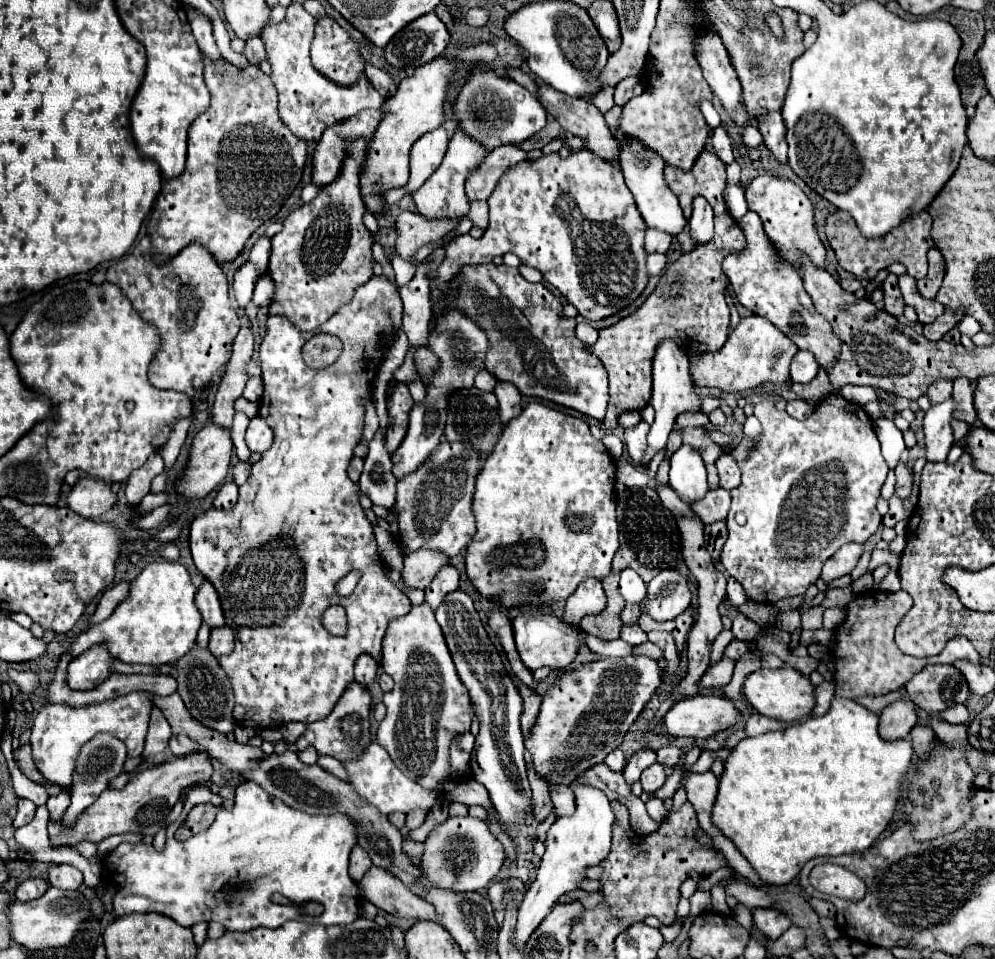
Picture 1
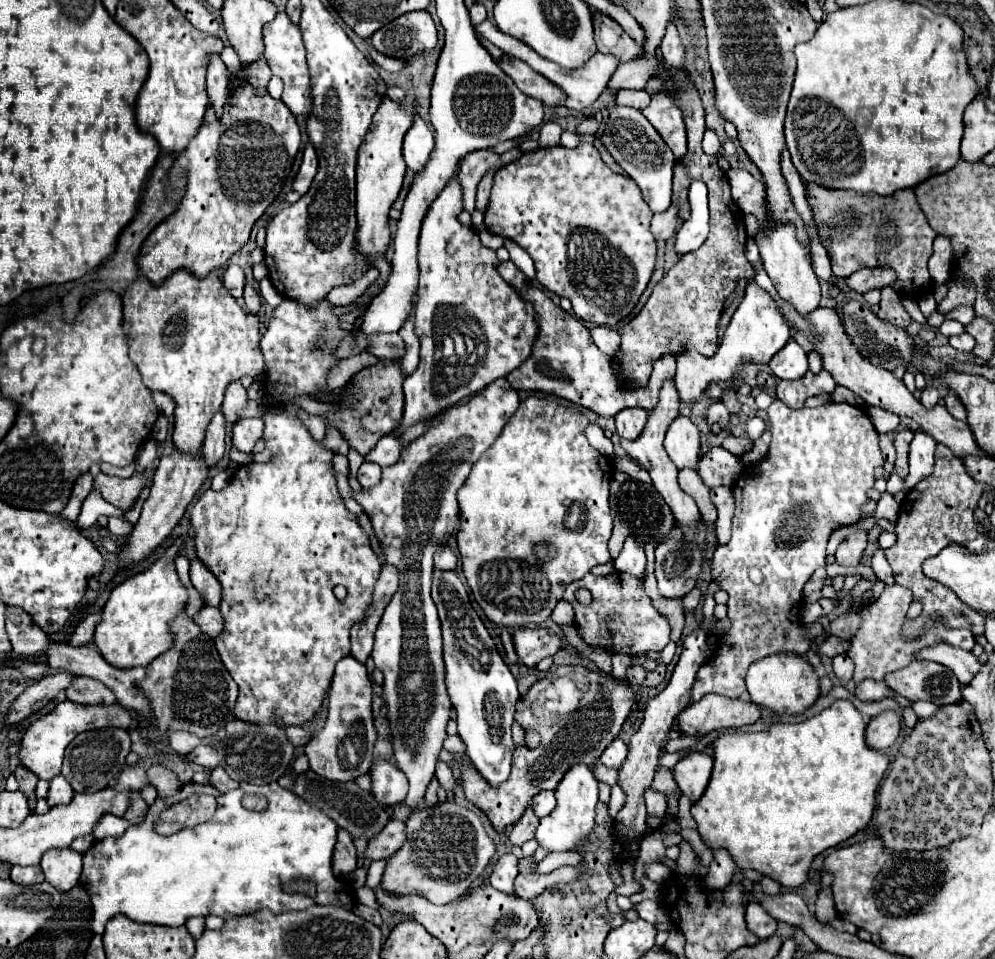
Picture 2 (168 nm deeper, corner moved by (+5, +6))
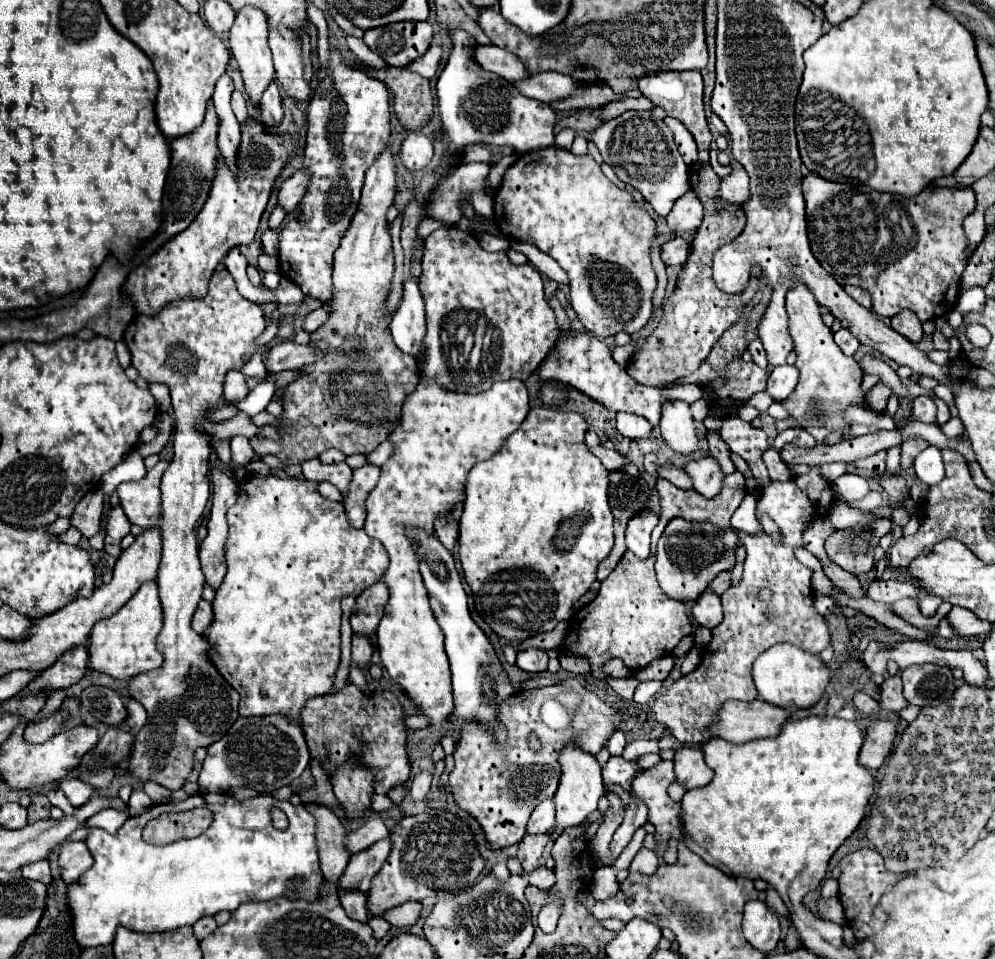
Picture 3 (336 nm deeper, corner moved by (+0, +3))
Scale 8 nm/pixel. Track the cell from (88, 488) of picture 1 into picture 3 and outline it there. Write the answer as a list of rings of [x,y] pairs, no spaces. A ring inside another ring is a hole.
[[[160,460],[142,480],[130,480],[122,482],[116,492],[120,496],[120,504],[124,508],[124,514],[132,524],[146,528],[158,526],[160,522],[160,478],[166,470],[168,462]]]

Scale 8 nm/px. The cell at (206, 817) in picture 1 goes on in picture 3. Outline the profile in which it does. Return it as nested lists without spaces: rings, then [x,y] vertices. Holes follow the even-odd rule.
[[[194,808],[190,812],[162,814],[144,826],[144,840],[154,846],[172,844],[176,840],[200,836],[212,824],[208,808]]]

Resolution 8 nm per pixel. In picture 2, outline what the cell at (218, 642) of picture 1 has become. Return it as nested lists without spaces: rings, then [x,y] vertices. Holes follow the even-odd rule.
[[[203,607],[197,617],[195,617],[195,623],[203,629],[203,633],[207,633],[209,637],[217,637],[221,631],[223,631],[223,617],[221,617],[221,611],[215,609],[215,607]]]

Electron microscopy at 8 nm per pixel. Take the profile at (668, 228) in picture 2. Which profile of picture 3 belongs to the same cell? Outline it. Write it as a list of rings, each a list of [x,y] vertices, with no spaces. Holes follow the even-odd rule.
[[[686,192],[680,196],[672,208],[672,212],[666,216],[668,226],[672,230],[684,230],[684,232],[694,232],[702,224],[704,208],[696,196],[696,192]]]

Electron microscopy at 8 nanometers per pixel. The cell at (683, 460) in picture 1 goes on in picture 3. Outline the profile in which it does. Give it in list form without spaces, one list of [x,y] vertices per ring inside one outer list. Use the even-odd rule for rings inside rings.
[[[664,402],[660,430],[666,444],[676,452],[690,454],[698,448],[698,436],[694,432],[694,418],[688,402]]]

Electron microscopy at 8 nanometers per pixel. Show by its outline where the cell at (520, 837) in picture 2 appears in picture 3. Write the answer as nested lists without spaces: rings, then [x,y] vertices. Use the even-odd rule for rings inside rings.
[[[526,834],[524,840],[518,844],[518,860],[524,868],[524,872],[532,872],[538,868],[538,860],[542,856],[542,848],[546,846],[546,834],[542,836],[530,836]]]

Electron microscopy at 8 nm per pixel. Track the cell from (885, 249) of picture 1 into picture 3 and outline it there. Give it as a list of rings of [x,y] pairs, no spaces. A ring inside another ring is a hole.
[[[810,172],[802,180],[802,190],[812,254],[830,276],[836,276],[838,284],[868,290],[876,314],[892,318],[902,310],[912,310],[922,322],[926,322],[942,318],[956,308],[960,278],[970,260],[970,254],[966,252],[968,238],[964,234],[964,218],[976,210],[976,194],[972,188],[928,186],[914,198],[902,198],[898,194],[876,192],[862,184],[836,184]]]

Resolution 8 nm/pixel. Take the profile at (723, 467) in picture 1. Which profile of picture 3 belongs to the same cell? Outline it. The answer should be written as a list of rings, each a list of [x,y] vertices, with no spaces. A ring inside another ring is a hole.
[[[700,458],[700,460],[690,460],[684,470],[688,472],[692,486],[696,492],[700,492],[704,498],[714,498],[720,488],[724,474],[714,458]]]

